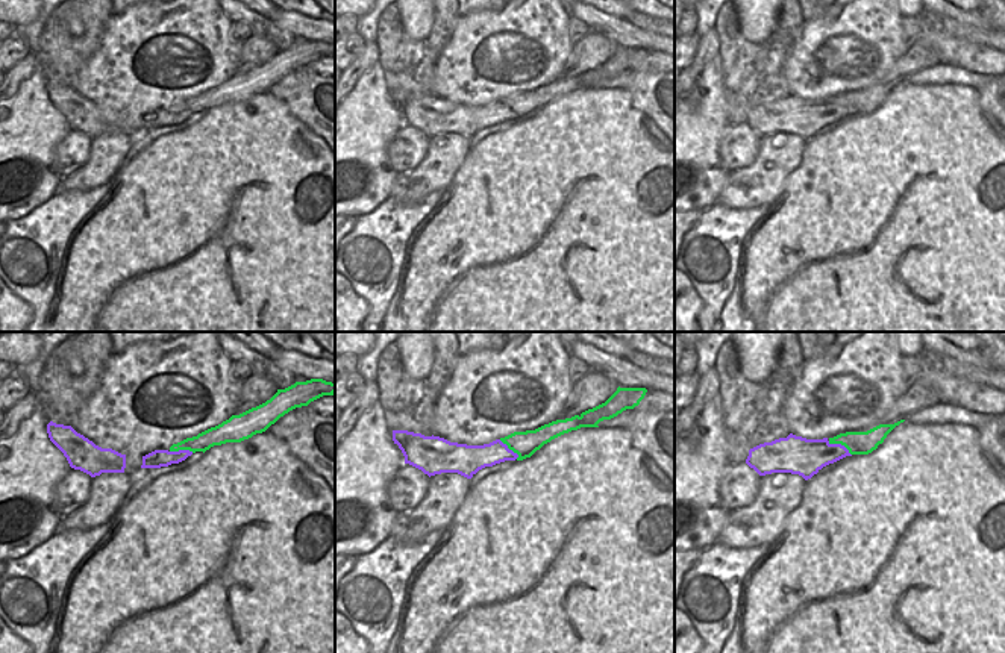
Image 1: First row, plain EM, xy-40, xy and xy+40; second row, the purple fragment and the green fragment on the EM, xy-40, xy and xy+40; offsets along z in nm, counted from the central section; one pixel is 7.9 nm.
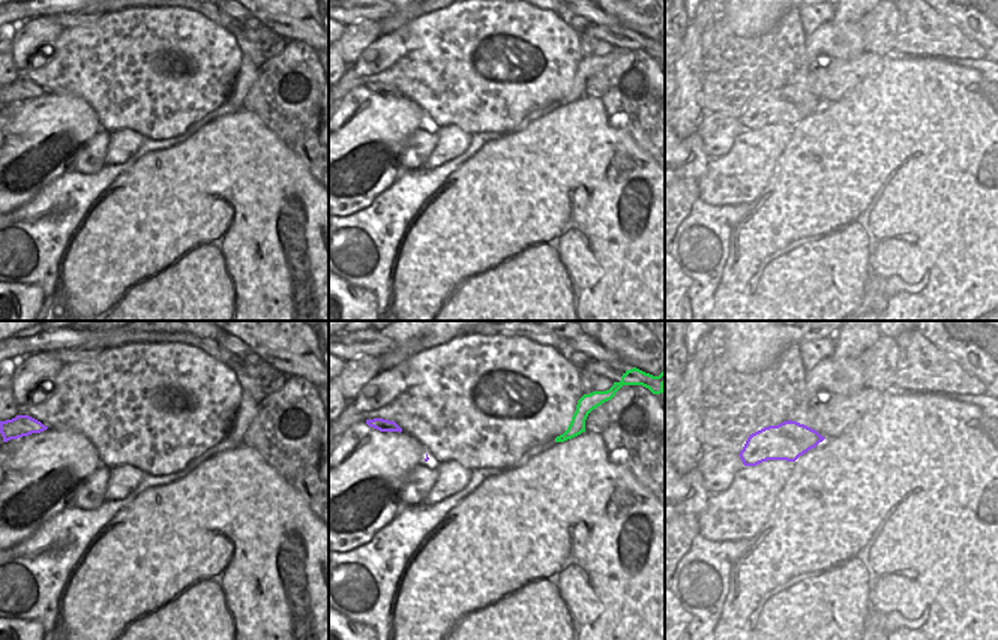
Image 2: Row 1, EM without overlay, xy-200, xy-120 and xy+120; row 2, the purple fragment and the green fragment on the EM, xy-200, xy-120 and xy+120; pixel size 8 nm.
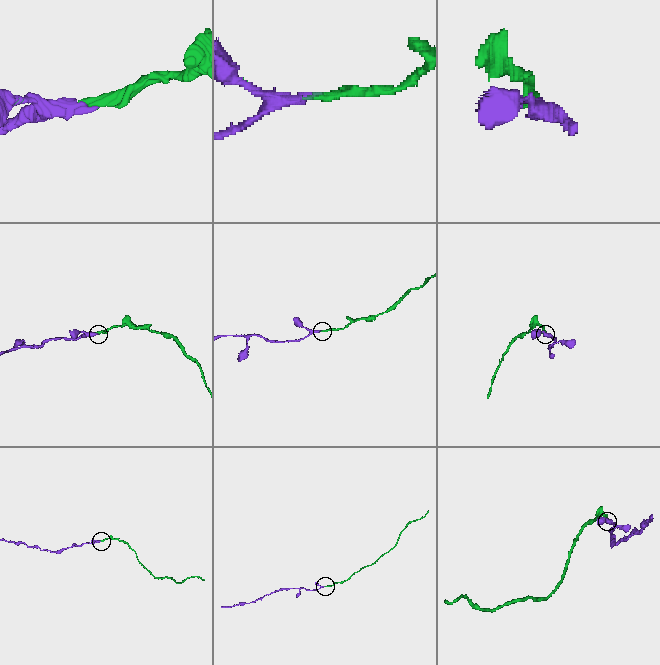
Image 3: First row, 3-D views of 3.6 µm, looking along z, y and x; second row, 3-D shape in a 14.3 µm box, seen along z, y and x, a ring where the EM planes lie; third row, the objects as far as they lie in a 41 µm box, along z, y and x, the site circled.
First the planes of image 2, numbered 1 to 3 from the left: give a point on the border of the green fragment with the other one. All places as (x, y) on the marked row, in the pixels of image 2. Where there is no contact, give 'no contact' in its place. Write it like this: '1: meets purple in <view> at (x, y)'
1: no contact
2: no contact
3: no contact

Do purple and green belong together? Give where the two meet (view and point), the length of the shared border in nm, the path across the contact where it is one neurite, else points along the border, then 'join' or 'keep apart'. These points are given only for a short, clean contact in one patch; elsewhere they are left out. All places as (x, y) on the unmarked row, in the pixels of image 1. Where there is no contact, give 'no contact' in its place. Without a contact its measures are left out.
xy+40 (840, 105) | 220 nm | join

